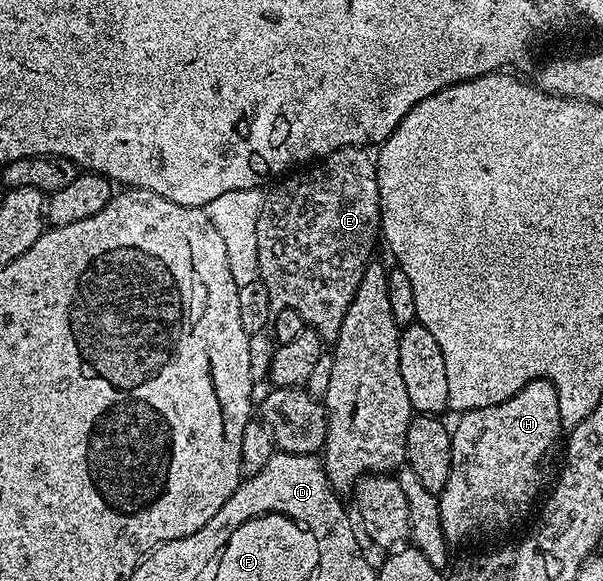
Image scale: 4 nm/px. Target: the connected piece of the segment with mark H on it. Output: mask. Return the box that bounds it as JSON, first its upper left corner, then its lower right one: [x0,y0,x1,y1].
[438,379,564,543]

